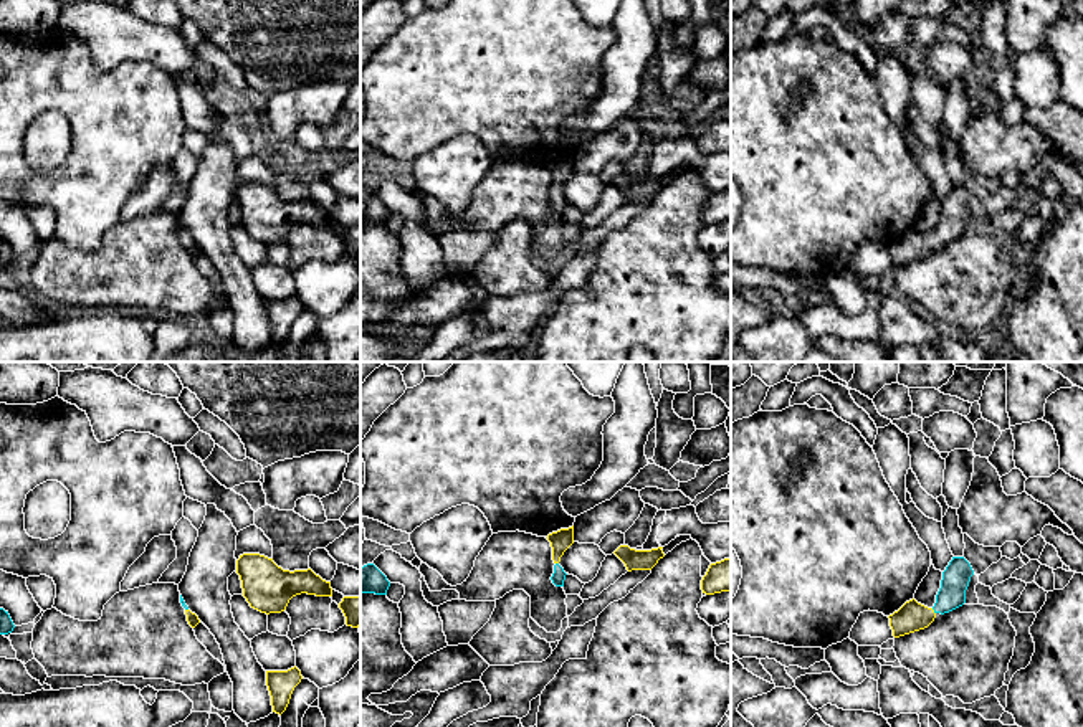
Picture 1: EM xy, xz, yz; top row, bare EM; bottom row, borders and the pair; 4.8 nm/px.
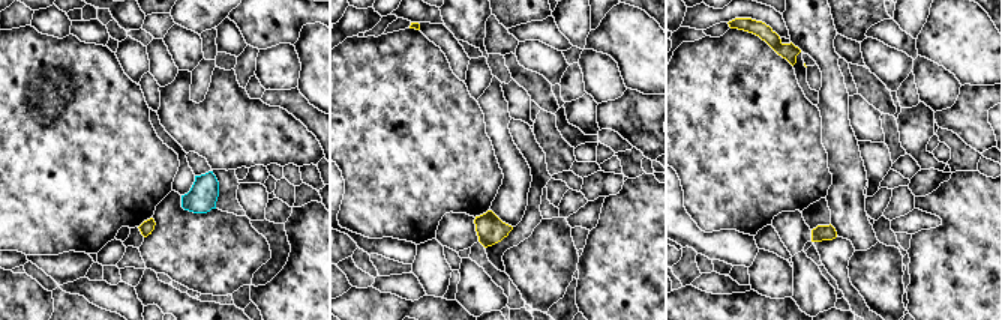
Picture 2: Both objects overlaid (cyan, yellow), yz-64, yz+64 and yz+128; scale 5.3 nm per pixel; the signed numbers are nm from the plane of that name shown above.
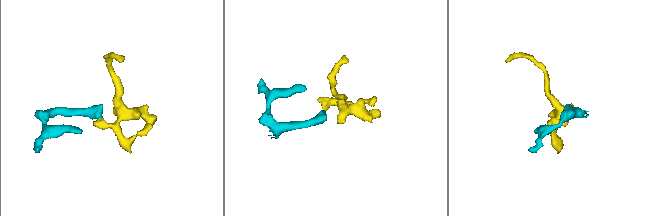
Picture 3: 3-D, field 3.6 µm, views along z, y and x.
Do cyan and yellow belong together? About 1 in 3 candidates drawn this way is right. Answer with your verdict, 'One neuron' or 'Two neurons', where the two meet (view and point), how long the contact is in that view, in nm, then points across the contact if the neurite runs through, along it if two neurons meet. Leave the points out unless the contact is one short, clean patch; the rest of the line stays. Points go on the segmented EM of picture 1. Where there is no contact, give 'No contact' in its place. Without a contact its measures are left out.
One neuron. Touches cyan at yz (935, 612). Shared border 40 nm. Path across: yz (956, 577), (953, 593), (935, 612), (925, 617), (911, 617)

